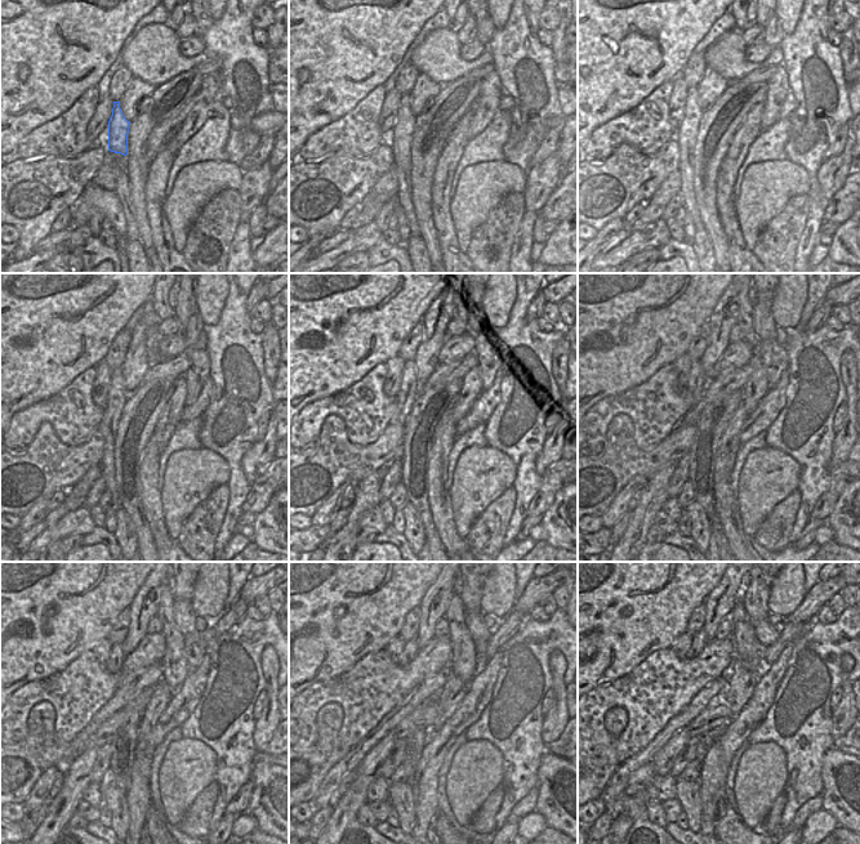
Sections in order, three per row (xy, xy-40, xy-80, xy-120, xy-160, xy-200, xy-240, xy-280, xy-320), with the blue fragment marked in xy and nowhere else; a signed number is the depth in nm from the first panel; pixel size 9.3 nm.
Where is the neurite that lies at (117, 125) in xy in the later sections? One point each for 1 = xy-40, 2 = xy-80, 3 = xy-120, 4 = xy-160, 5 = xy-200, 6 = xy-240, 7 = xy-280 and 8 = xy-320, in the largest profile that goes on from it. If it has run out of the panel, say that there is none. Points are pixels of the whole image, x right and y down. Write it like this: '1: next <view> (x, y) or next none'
1: next xy-40 (402, 130)
2: next xy-80 (686, 133)
3: next xy-120 (117, 394)
4: next xy-160 (406, 396)
5: next xy-200 (696, 382)
6: next xy-240 (116, 657)
7: next xy-280 (410, 648)
8: next xy-320 (699, 641)

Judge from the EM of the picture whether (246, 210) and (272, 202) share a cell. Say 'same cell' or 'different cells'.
different cells

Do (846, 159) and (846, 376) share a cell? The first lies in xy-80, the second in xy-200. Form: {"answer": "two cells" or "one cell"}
{"answer": "one cell"}

